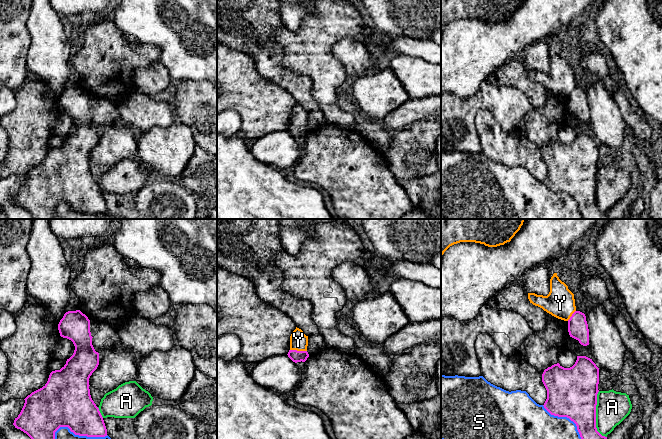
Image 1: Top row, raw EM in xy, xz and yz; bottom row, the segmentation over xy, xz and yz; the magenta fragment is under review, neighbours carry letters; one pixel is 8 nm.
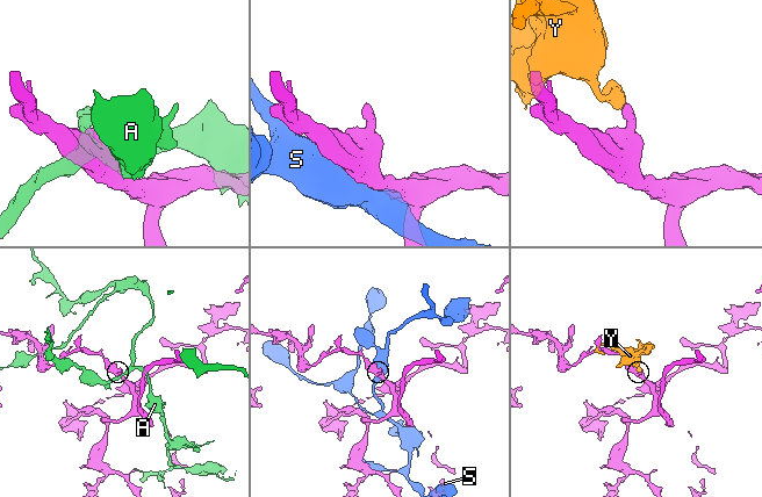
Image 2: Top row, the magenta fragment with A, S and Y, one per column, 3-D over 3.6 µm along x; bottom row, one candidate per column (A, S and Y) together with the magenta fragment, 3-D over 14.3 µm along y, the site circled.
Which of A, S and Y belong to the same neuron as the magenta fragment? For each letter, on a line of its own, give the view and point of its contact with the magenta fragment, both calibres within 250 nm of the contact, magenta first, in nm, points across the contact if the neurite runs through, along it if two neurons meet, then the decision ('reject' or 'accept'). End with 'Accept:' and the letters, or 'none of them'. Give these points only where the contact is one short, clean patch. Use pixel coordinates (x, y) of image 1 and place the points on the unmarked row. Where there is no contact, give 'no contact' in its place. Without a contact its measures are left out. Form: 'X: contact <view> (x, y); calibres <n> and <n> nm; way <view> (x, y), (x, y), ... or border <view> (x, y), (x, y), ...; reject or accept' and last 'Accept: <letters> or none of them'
A: contact yz (595, 191); calibres 380 and 260 nm; reject
S: contact yz (568, 193); calibres 400 and 440 nm; reject
Y: contact xz (298, 127); calibres 100 and 140 nm; border xz (290, 125), (306, 127); reject
Accept: none of them

